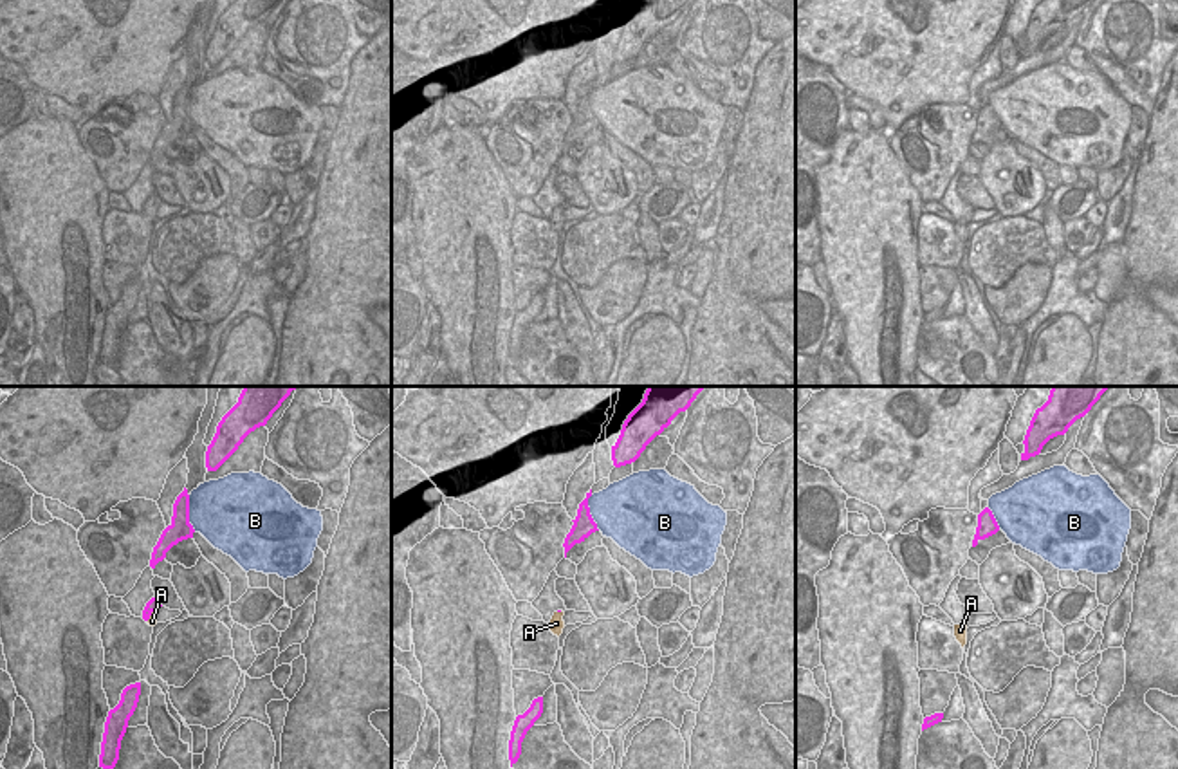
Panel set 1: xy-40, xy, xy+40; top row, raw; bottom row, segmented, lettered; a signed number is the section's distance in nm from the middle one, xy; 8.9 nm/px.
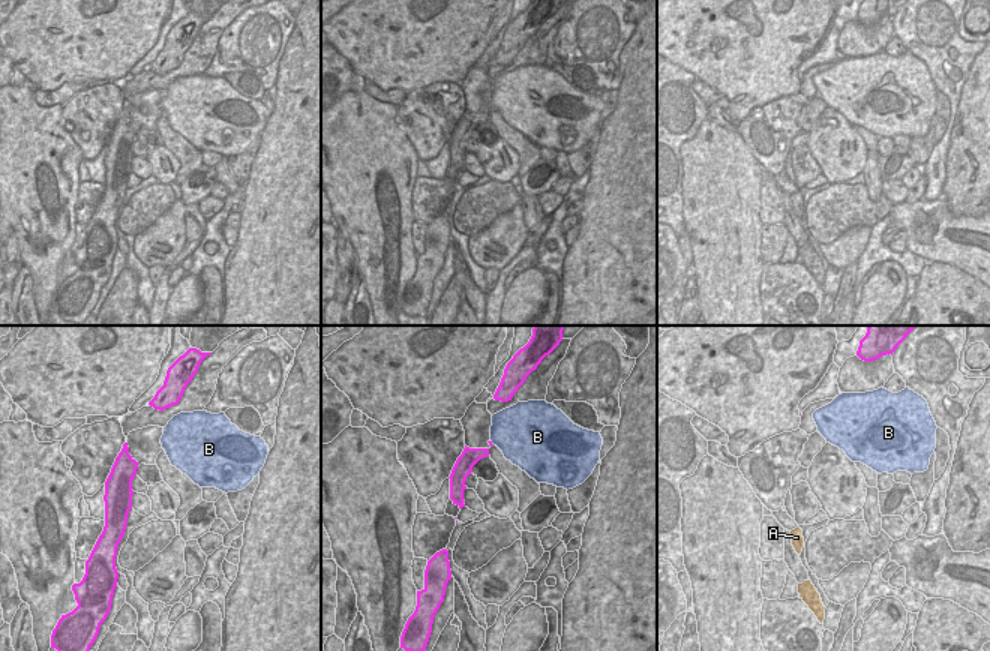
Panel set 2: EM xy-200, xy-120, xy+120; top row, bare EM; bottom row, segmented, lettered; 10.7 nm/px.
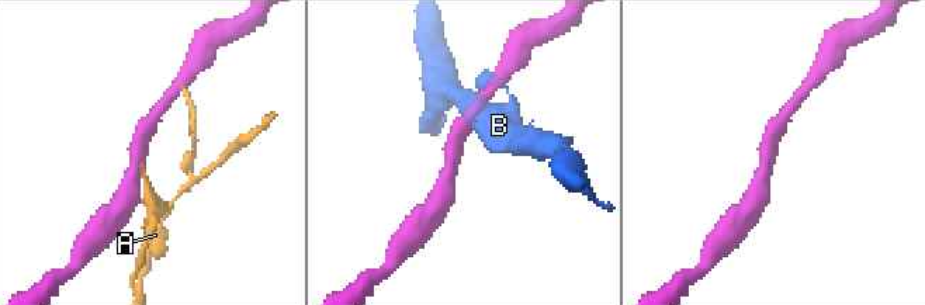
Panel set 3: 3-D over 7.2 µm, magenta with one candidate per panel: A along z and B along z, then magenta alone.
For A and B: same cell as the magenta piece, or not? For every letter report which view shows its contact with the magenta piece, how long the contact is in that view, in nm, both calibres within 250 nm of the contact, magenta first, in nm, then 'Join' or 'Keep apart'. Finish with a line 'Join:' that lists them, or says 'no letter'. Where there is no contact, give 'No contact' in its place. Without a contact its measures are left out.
A: Touches magenta in xy-40. Shared border 130 nm. Thickness 120 nm (magenta) against 90 nm. Keep apart
B: Touches magenta in xy-40. Shared border 340 nm. Thickness 190 nm (magenta) against 480 nm. Keep apart
Join: no letter.

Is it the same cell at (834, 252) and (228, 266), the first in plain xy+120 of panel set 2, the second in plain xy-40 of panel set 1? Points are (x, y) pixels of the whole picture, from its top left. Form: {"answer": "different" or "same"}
{"answer": "same"}

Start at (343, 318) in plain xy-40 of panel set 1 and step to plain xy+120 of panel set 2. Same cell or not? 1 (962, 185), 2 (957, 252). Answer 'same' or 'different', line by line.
1: same
2: different

